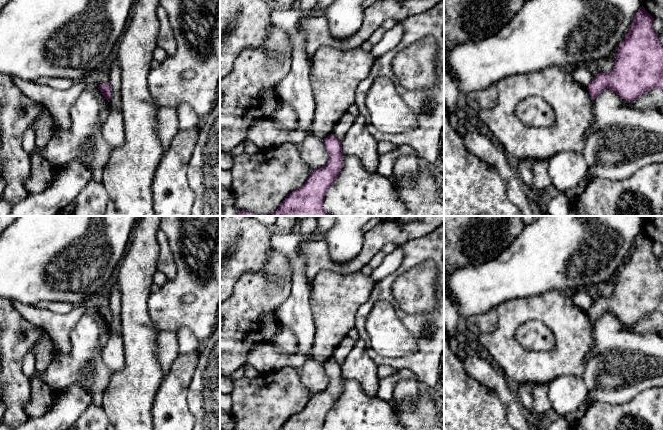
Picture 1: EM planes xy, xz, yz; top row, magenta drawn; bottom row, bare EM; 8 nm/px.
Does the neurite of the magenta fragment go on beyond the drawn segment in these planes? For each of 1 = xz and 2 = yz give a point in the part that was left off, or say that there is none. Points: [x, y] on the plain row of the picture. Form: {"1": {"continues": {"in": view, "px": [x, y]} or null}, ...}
{"1": {"continues": null}, "2": {"continues": null}}

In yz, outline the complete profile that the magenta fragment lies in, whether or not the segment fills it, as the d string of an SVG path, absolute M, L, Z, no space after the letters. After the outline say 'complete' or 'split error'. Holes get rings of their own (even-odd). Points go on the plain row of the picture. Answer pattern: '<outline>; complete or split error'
M643 230L638 234L630 255L617 272L613 294L609 297L600 296L588 309L592 324L605 313L613 314L625 325L636 324L654 312L663 314L663 270L653 254L653 243Z; complete

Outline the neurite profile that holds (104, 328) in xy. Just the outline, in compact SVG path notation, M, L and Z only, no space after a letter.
M96 312L95 319L100 328L100 344L102 350L104 345L107 343L110 328L98 312Z

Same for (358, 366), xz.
M362 339L355 342L354 347L341 365L342 376L357 381L365 394L370 397L377 395L380 378L378 366L366 351L366 343Z

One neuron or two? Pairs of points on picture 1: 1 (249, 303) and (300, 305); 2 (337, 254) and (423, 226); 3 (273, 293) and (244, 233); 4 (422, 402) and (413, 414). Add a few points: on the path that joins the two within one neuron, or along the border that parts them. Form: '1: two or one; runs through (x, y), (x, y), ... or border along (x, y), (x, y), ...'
1: two; border along (292, 283), (290, 295), (277, 310), (278, 321)
2: two; border along (365, 232), (360, 252), (346, 263)
3: two; border along (273, 249), (259, 270), (245, 271), (239, 277)
4: one; runs through (422, 405), (416, 411)

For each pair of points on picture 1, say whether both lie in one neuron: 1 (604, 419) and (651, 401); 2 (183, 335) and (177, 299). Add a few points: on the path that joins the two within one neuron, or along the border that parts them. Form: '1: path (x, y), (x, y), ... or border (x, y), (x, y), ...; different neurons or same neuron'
1: path (616, 419), (624, 411), (639, 410); same neuron
2: border (176, 332), (181, 327), (187, 327), (201, 341); different neurons

